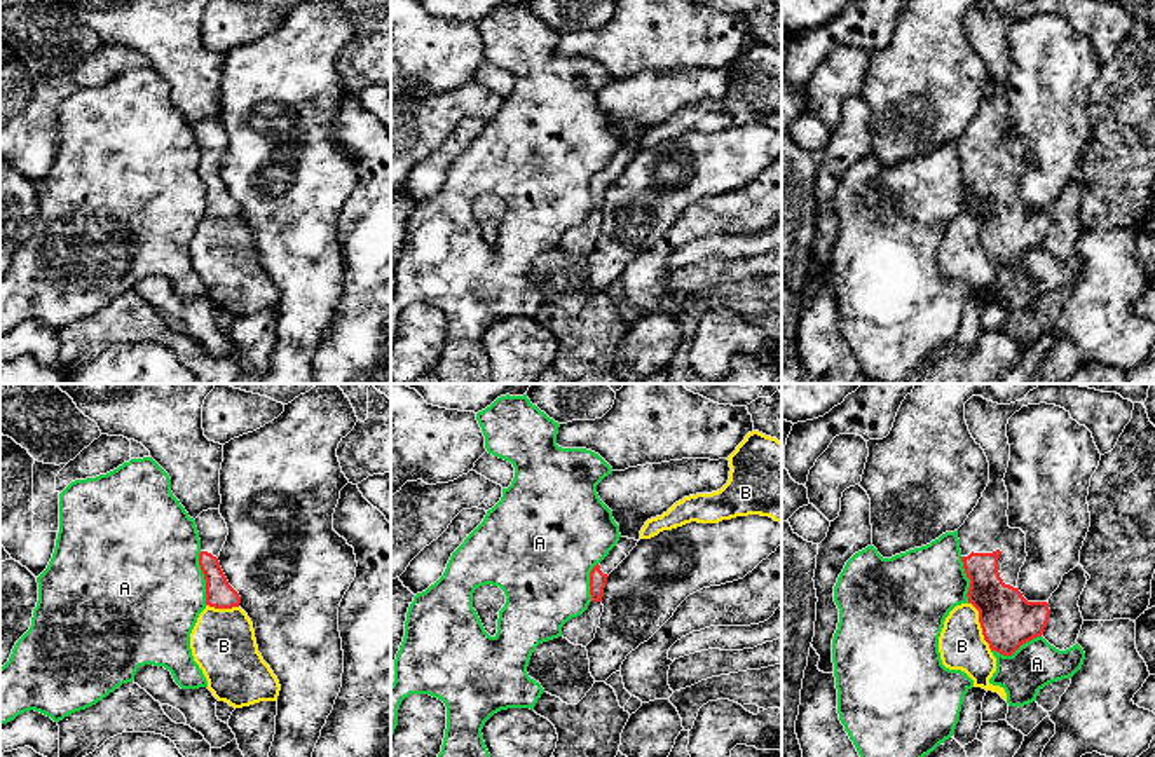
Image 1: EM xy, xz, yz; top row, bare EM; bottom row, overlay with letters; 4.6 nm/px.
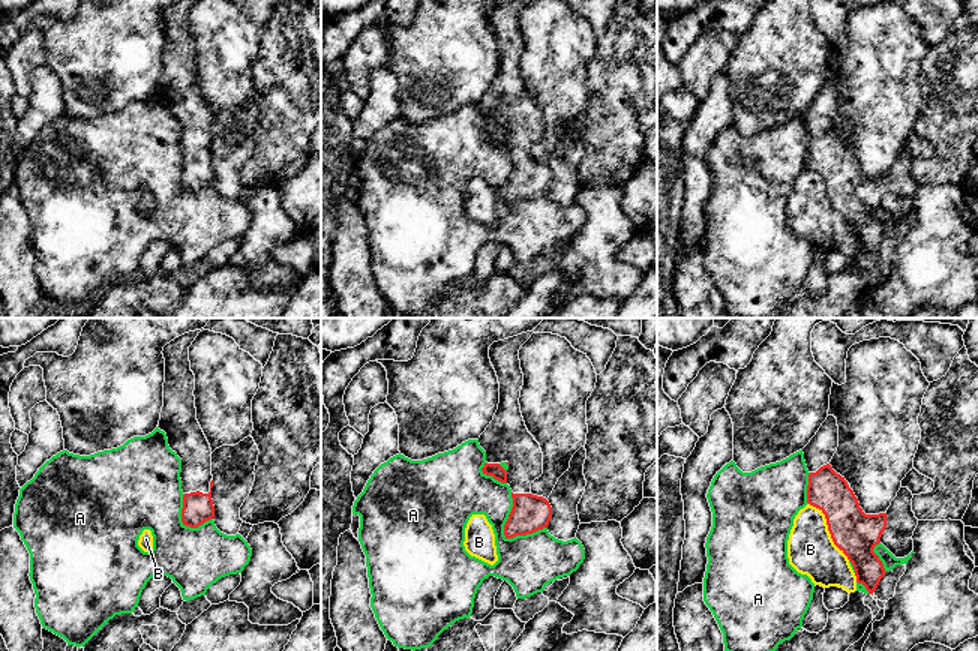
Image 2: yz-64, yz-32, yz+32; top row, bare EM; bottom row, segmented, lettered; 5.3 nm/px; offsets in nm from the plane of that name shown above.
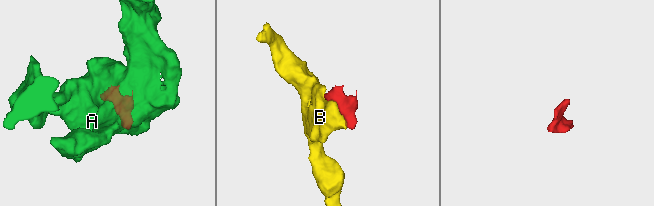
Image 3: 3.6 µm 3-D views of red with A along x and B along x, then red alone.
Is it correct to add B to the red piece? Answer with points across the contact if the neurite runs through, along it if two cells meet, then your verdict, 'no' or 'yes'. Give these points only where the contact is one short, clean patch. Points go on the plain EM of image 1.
no

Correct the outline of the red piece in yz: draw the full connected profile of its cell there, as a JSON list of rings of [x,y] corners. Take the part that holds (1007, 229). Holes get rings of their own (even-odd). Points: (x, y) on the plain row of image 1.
[[[1029,0],[1022,10],[998,14],[972,5],[965,30],[989,72],[989,92],[974,120],[958,138],[961,171],[970,188],[968,213],[979,220],[991,260],[1012,265],[1022,253],[1042,246],[1050,218],[1028,211],[1017,197],[1026,171],[1026,143],[1008,136],[1005,82],[1010,70],[1008,28],[1028,14],[1056,14],[1085,35],[1101,65],[1111,61],[1132,28],[1134,12],[1103,0]]]

